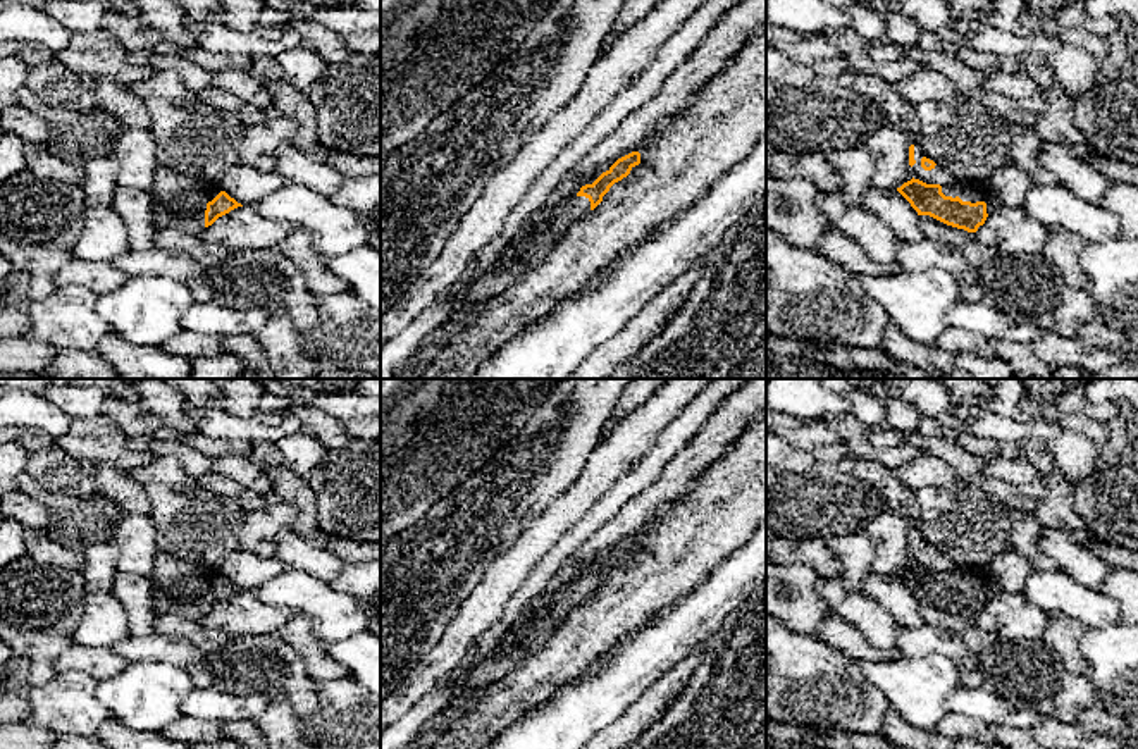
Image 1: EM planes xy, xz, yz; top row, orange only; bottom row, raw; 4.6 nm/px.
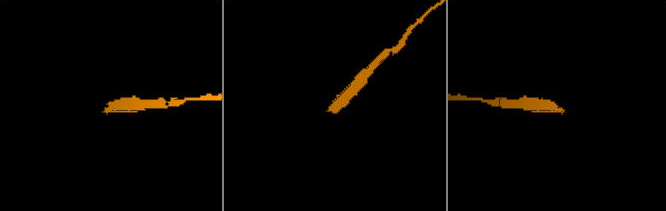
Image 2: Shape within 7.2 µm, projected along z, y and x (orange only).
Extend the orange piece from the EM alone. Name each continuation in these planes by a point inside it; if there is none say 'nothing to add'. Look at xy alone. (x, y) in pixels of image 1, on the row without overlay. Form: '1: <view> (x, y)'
1: xy (178, 588)

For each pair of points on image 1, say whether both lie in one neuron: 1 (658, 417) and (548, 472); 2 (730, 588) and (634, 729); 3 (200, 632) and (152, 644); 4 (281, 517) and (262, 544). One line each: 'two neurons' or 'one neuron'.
1: two neurons
2: two neurons
3: two neurons
4: one neuron

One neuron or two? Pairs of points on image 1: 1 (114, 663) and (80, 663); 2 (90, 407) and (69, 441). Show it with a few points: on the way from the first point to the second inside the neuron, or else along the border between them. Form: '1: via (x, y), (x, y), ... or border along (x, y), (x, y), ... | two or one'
1: via (105, 663), (88, 662) | one
2: border along (98, 412), (73, 419) | two

